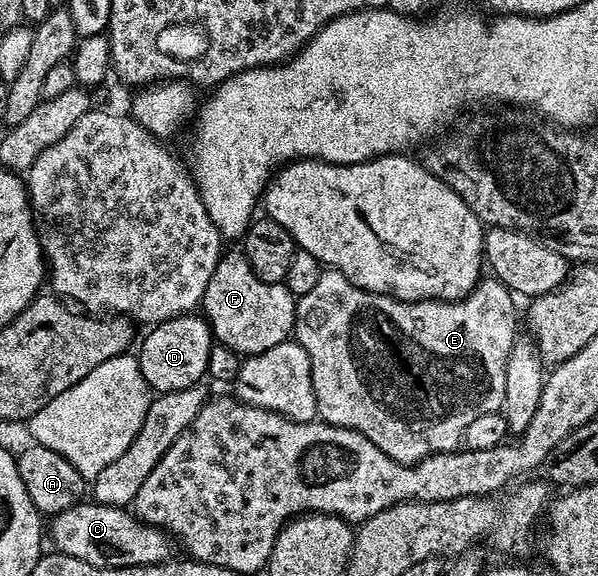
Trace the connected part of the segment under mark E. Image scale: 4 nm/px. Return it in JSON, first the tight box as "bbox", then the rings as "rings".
{"bbox":[292,269,518,463],"rings":[[[332,269],[322,270],[319,282],[316,283],[308,293],[303,293],[297,299],[297,308],[295,309],[295,321],[293,322],[292,338],[302,347],[307,349],[307,357],[311,361],[311,385],[315,389],[315,401],[317,402],[317,414],[324,422],[335,425],[336,427],[346,427],[352,431],[363,433],[363,437],[367,437],[367,441],[374,443],[379,449],[383,449],[383,453],[387,453],[387,457],[391,457],[400,463],[418,463],[420,459],[426,459],[432,455],[445,455],[449,451],[456,451],[462,446],[465,438],[465,430],[467,425],[471,425],[471,421],[475,421],[475,417],[483,417],[483,413],[491,413],[492,411],[501,411],[502,403],[504,401],[504,377],[507,369],[508,355],[512,351],[515,340],[518,338],[517,332],[517,307],[513,304],[515,300],[514,292],[510,291],[504,283],[498,281],[495,277],[485,277],[478,282],[477,286],[469,295],[464,295],[462,299],[424,299],[418,303],[405,303],[402,299],[393,299],[390,295],[376,295],[370,291],[364,291],[361,287],[354,285],[350,279],[343,277],[341,271],[334,271]]]}

